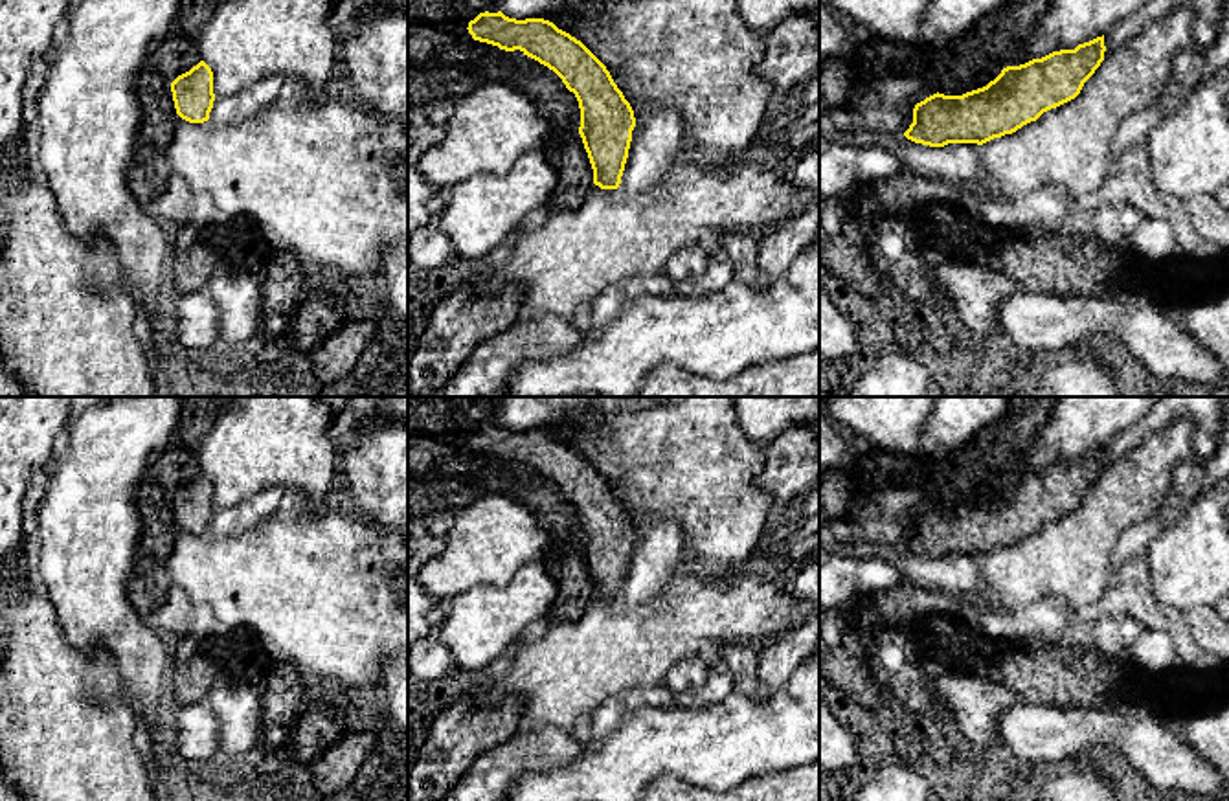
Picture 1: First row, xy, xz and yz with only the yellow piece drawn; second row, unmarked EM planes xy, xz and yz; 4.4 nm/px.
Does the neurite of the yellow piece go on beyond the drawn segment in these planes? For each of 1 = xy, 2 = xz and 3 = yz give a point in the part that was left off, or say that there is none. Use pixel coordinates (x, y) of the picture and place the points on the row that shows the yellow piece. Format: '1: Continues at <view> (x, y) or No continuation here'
1: No continuation here
2: No continuation here
3: No continuation here

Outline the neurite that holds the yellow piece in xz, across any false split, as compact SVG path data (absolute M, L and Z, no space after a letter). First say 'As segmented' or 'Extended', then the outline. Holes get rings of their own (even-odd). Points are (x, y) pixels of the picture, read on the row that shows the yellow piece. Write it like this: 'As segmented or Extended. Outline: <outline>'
As segmented. Outline: M485 11L467 29L474 40L505 51L520 50L562 79L579 101L579 134L593 169L593 184L617 189L636 118L606 66L581 40L544 18L516 20L502 11Z

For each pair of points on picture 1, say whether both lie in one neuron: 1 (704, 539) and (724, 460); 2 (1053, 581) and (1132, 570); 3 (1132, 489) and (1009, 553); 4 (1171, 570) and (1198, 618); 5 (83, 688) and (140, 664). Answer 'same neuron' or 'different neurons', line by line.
1: same neuron
2: different neurons
3: same neuron
4: different neurons
5: different neurons

